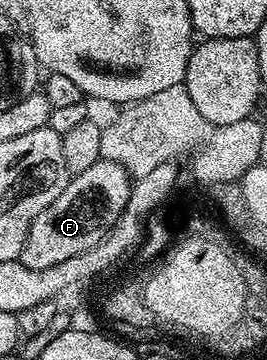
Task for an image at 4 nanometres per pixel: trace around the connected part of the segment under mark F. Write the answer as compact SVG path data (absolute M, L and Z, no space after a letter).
M101 158L91 165L91 169L73 175L67 189L63 189L63 193L59 193L59 197L55 197L39 217L35 217L19 262L27 265L27 269L51 269L51 265L59 265L59 261L67 261L67 257L91 249L91 245L98 243L123 213L130 186L130 175L110 159Z

